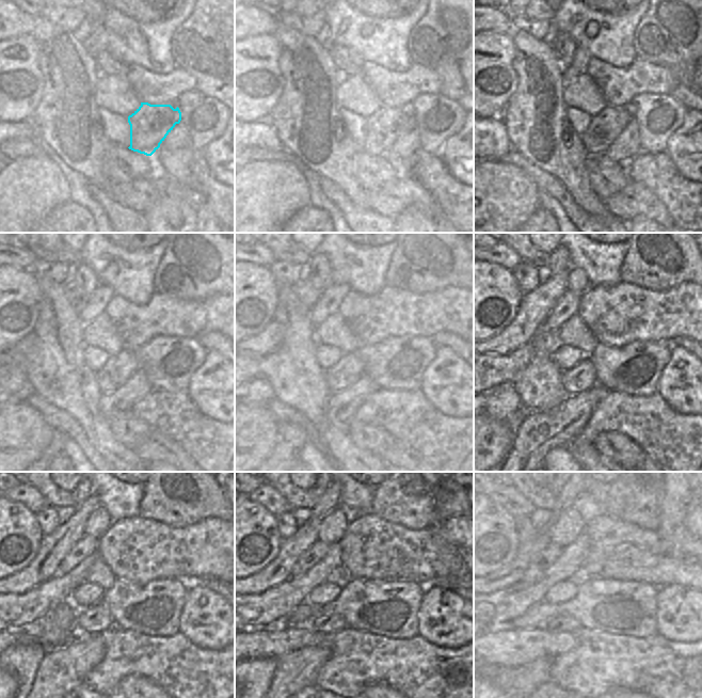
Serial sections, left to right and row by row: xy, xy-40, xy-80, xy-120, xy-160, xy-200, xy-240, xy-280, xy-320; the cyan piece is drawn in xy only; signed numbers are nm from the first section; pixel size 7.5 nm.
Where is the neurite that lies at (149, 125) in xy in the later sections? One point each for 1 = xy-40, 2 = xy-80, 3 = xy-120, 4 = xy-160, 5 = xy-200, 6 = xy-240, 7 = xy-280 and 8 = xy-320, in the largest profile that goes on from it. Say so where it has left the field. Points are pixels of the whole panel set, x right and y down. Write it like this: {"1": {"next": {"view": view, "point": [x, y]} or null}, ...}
{"1": {"next": {"view": "xy-40", "point": [384, 126]}}, "2": {"next": {"view": "xy-80", "point": [612, 130]}}, "3": {"next": {"view": "xy-120", "point": [122, 374]}}, "4": {"next": {"view": "xy-160", "point": [349, 374]}}, "5": {"next": {"view": "xy-200", "point": [580, 378]}}, "6": {"next": {"view": "xy-240", "point": [97, 618]}}, "7": {"next": {"view": "xy-280", "point": [325, 622]}}, "8": {"next": {"view": "xy-320", "point": [563, 622]}}}

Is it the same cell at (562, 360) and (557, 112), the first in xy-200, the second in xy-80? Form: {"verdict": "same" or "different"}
{"verdict": "different"}

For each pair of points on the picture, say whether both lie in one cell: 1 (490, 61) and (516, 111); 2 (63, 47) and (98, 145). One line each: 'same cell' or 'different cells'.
1: different cells
2: same cell

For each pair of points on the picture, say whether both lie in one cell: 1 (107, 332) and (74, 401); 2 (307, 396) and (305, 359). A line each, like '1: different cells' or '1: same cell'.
1: different cells
2: same cell

